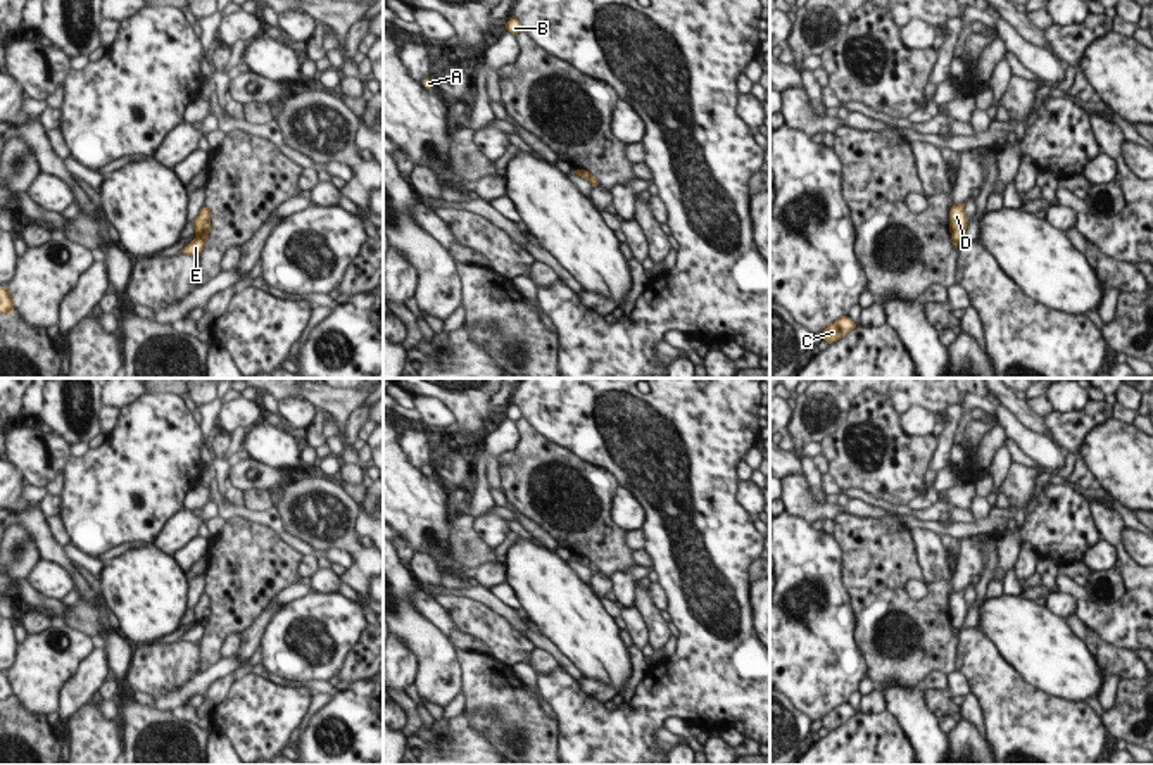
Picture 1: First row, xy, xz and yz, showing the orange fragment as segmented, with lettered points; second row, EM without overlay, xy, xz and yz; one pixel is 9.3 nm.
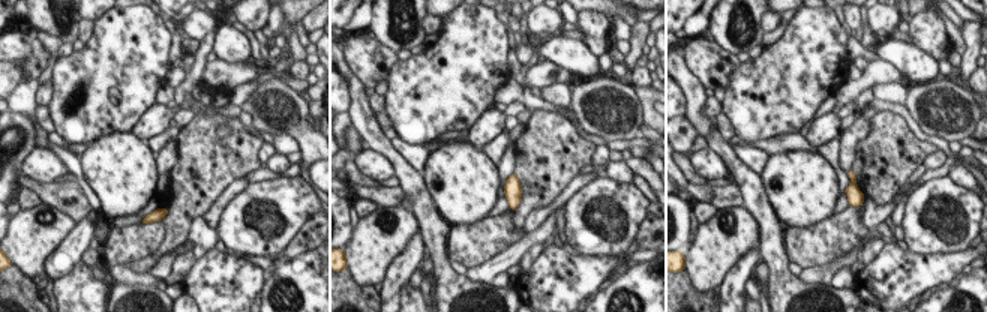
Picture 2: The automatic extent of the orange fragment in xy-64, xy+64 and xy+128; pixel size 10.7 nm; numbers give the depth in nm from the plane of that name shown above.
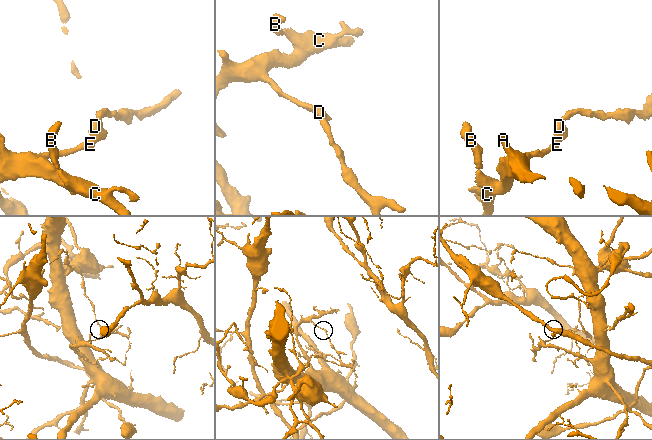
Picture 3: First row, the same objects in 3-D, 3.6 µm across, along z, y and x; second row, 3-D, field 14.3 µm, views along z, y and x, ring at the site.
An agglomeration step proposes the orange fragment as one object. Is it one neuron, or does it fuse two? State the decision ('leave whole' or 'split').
split

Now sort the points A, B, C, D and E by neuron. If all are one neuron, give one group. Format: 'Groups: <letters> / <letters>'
Groups: A B C E / D

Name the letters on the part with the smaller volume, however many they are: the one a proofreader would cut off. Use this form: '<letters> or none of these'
D

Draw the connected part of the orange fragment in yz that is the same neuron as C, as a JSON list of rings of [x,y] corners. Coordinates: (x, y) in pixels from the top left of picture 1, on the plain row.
[[[841,703],[837,708],[830,710],[823,718],[823,727],[834,730],[835,727],[846,724],[856,715],[856,710],[849,703]]]

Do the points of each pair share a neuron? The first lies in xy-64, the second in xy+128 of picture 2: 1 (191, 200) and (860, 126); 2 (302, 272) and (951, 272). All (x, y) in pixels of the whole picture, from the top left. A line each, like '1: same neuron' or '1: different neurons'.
1: different neurons
2: different neurons

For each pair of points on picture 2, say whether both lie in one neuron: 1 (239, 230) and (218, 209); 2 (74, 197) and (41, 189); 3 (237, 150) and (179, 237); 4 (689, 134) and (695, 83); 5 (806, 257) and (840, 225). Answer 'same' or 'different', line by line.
1: different
2: same
3: same
4: different
5: same

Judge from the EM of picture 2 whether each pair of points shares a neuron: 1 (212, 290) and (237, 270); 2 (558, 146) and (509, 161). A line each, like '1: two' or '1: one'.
1: one
2: two

